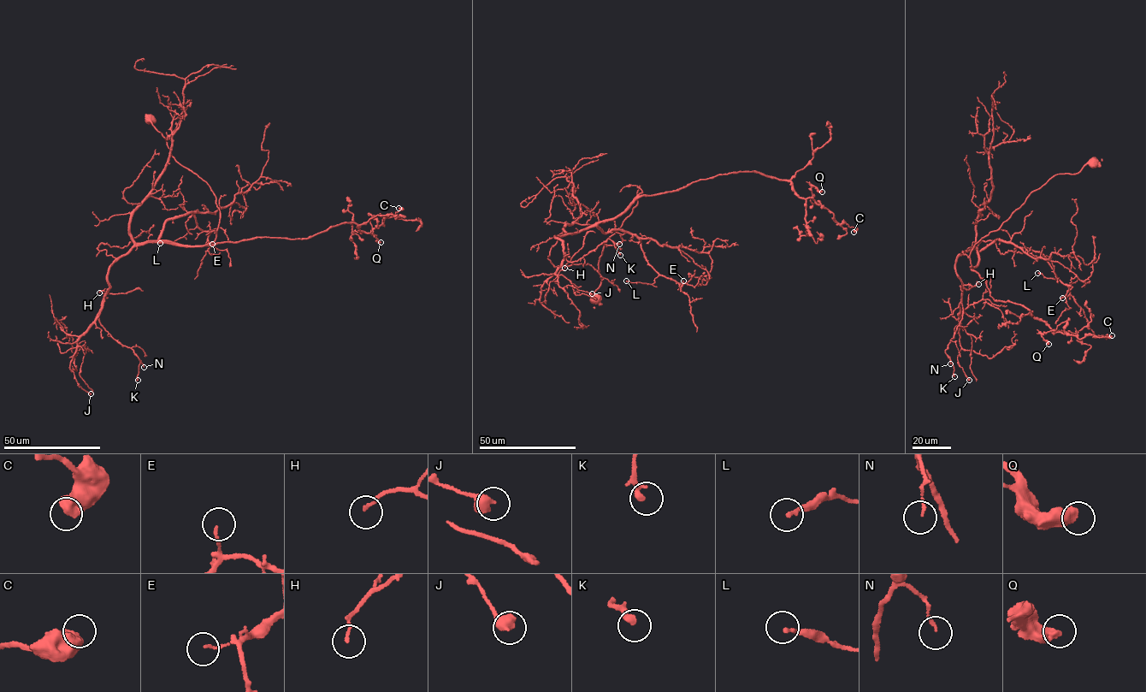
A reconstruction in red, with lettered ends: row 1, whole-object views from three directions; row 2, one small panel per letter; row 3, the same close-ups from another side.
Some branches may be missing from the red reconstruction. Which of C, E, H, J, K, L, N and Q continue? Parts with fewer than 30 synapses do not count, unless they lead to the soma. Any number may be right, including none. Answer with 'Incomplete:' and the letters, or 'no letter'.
Incomplete: no letter

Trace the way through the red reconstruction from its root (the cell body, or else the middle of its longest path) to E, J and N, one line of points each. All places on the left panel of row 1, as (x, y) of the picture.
E: (149, 117), (221, 214), (213, 241), (159, 241), (167, 221), (197, 209), (212, 244)
J: (149, 117), (208, 184), (218, 227), (203, 245), (148, 242), (115, 259), (70, 363), (91, 393)
N: (149, 117), (175, 160), (208, 184), (221, 214), (213, 241), (139, 244), (111, 264), (98, 321), (144, 367)

